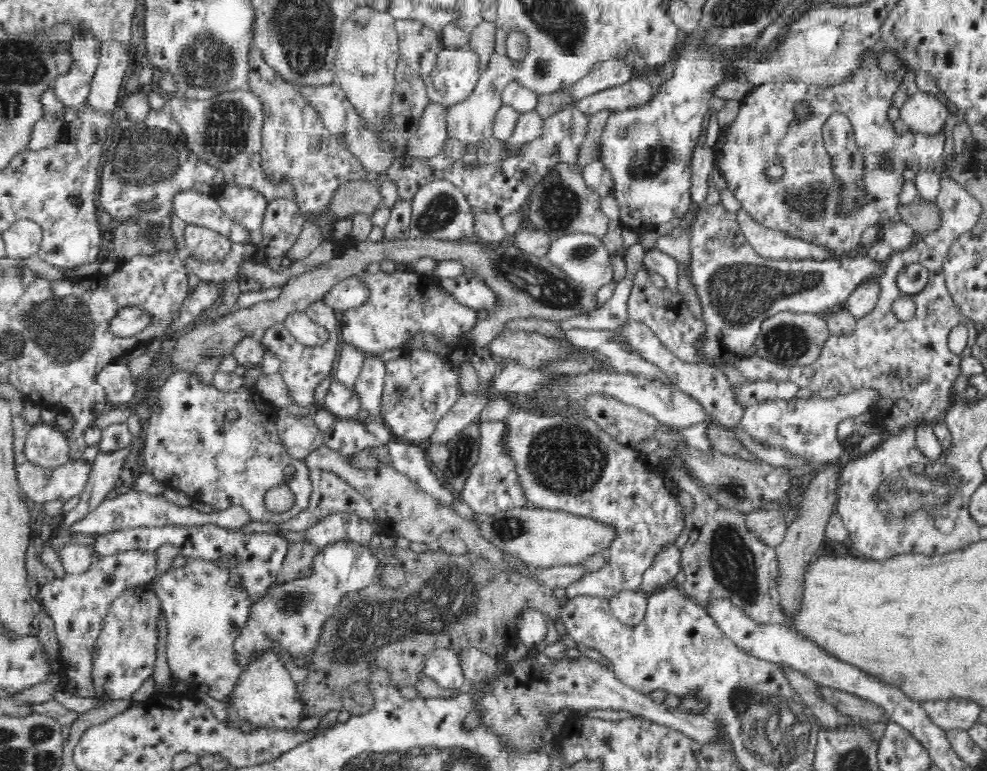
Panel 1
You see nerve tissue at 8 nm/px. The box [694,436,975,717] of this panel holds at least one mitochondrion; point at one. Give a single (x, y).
(932, 489)

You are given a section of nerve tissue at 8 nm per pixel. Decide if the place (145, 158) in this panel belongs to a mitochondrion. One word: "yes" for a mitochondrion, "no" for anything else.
yes

